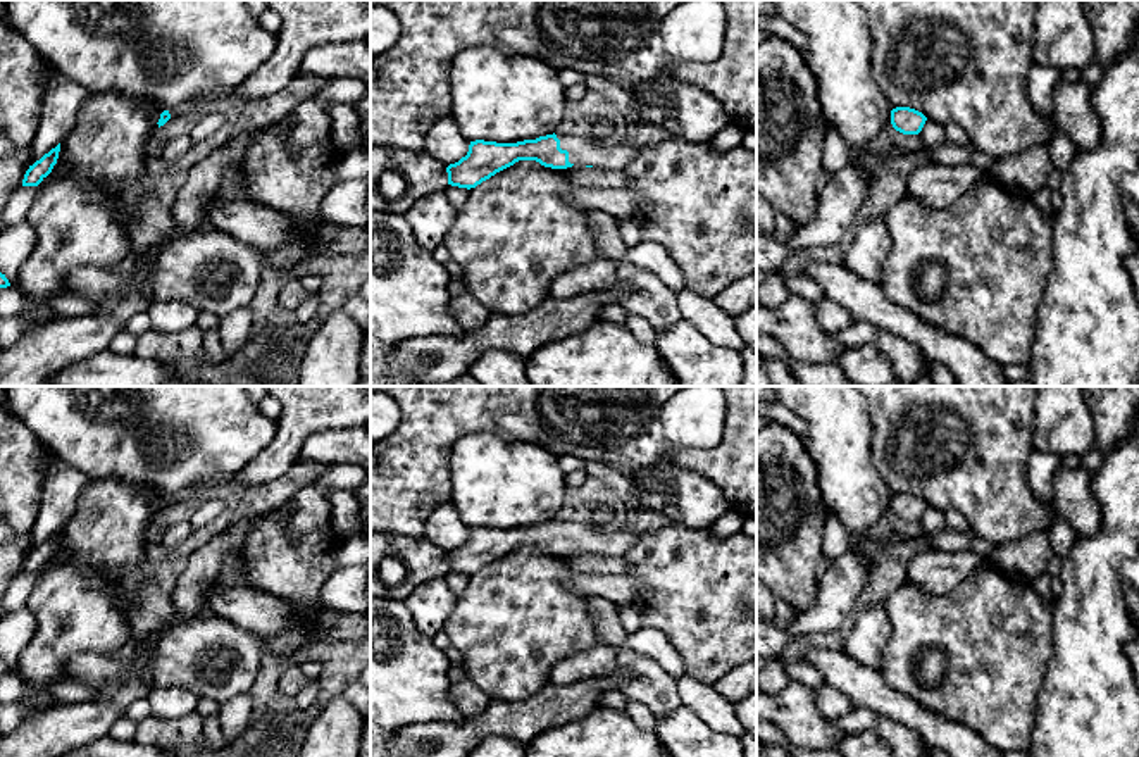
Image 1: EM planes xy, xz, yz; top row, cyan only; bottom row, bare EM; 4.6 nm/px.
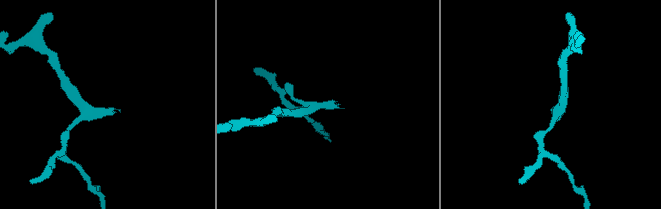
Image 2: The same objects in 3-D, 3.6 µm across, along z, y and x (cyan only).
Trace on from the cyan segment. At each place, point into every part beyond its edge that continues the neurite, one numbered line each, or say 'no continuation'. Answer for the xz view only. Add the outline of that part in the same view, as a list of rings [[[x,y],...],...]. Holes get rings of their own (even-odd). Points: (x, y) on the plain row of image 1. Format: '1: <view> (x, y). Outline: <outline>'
1: xz (583, 537). Outline: [[[557,521],[560,535],[569,538],[569,548],[574,552],[593,552],[603,557],[622,557],[638,540],[638,533],[624,528],[603,531],[593,522]]]

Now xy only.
1: xy (193, 492). Outline: [[[190,486],[190,488],[186,488],[186,490],[183,490],[183,491],[179,491],[177,495],[172,495],[172,497],[169,497],[169,500],[171,502],[181,502],[181,500],[184,500],[184,498],[209,498],[209,490],[205,490],[205,488],[202,488],[202,486]]]

